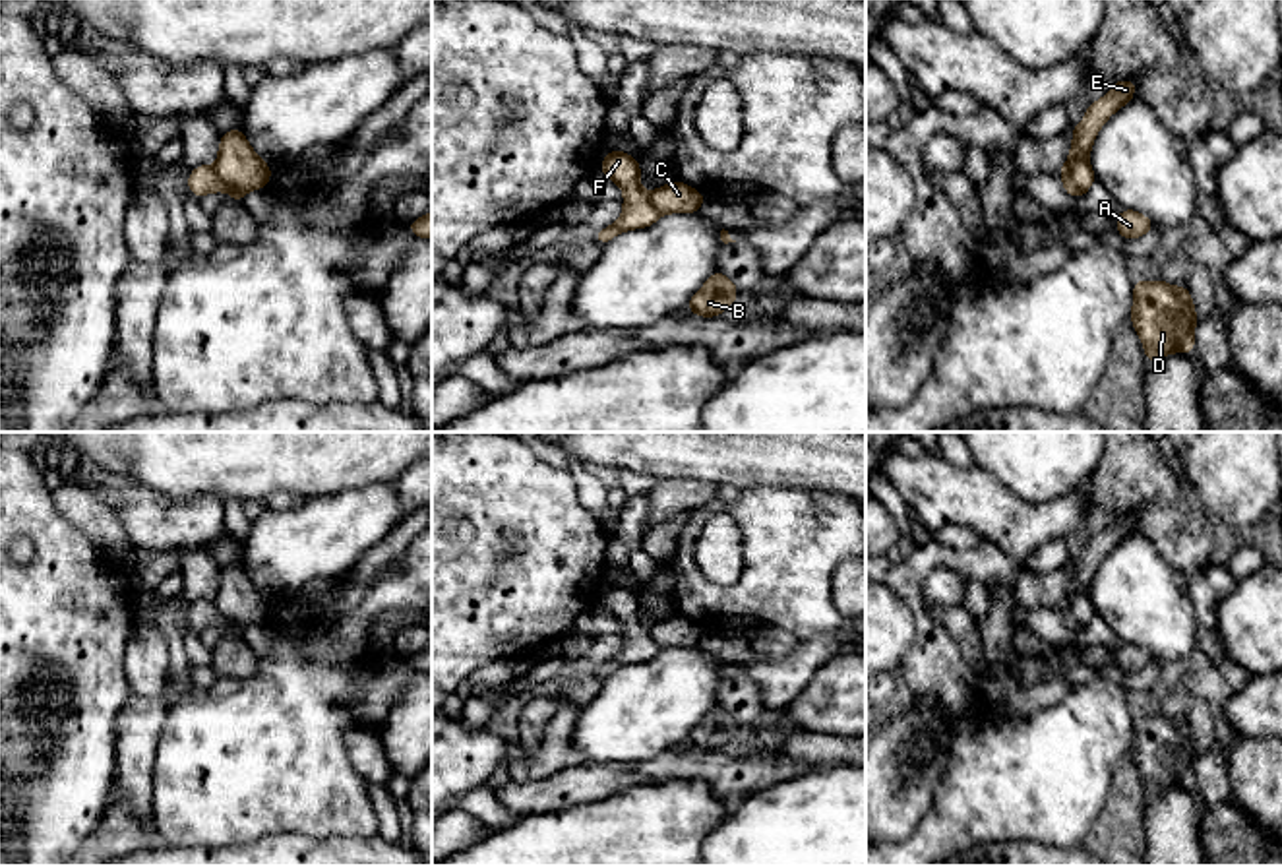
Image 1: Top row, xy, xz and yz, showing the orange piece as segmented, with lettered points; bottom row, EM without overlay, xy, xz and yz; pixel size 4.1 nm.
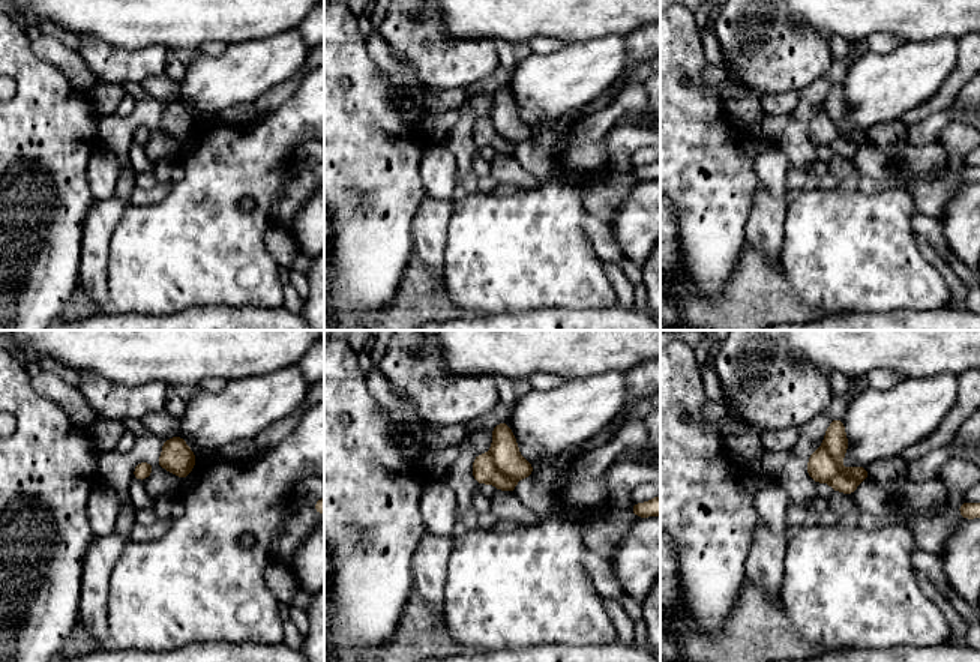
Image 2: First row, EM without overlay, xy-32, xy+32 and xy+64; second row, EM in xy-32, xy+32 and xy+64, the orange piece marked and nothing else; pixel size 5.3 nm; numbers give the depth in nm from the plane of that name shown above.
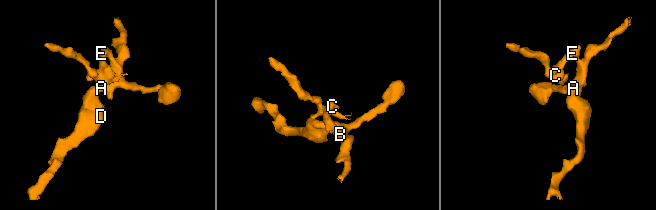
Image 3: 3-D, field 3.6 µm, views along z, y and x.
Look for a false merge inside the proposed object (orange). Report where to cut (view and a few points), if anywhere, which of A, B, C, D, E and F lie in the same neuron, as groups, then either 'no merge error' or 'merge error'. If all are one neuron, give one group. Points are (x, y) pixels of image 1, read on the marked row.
cut in xy along (212, 167), (241, 194); A B C D E / F; merge error

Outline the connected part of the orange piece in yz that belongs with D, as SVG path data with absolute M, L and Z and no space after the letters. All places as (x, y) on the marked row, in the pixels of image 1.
M1162 279L1135 281L1131 324L1139 331L1148 364L1170 353L1195 353L1197 322L1187 287L1174 287Z

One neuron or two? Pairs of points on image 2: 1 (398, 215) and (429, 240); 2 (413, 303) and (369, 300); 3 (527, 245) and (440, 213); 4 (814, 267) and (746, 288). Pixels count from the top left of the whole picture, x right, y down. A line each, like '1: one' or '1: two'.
1: two
2: two
3: two
4: two

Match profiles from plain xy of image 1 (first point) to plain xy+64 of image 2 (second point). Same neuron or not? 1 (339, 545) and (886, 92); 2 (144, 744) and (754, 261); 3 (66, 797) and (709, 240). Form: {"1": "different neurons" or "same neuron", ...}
{"1": "same neuron", "2": "different neurons", "3": "same neuron"}

